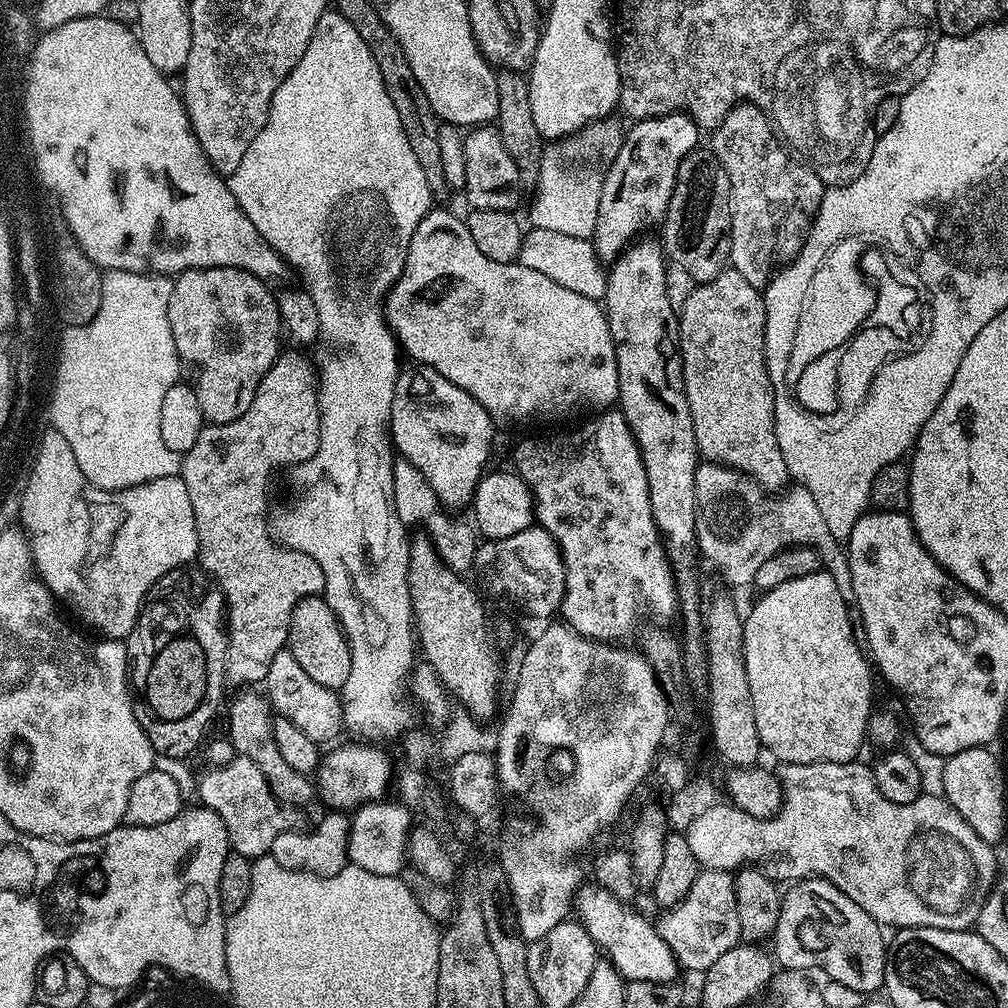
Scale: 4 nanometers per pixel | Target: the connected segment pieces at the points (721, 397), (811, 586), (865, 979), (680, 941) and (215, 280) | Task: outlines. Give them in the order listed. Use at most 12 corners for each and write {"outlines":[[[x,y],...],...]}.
{"outlines":[[[728,266],[678,315],[705,461],[765,490],[778,450],[761,289]],[[836,580],[767,589],[744,622],[761,749],[851,764],[874,668]],[[823,878],[783,893],[771,955],[861,994],[884,987],[886,936]],[[704,870],[659,913],[681,969],[741,943],[732,872]],[[191,268],[168,317],[208,424],[246,414],[282,351],[241,268]]]}

